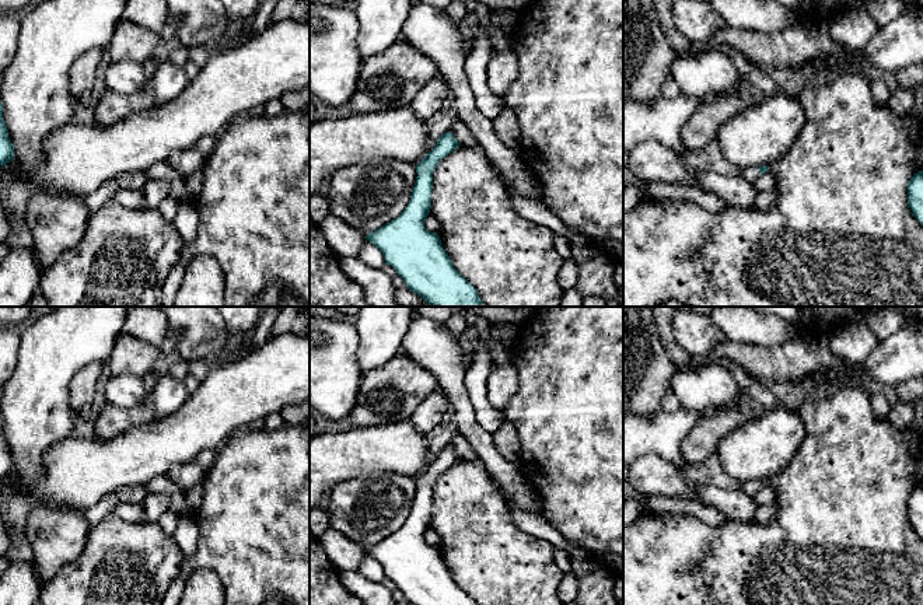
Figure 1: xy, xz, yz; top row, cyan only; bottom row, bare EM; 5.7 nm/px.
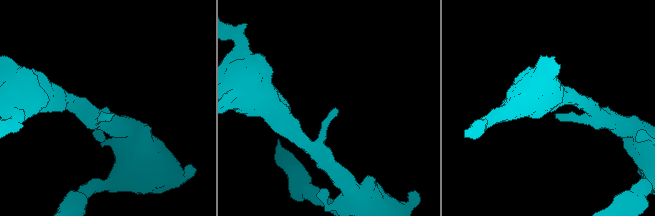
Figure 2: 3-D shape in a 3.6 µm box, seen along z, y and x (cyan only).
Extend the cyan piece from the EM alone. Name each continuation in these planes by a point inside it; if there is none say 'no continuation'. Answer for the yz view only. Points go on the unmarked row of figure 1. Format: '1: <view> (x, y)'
1: yz (751, 488)

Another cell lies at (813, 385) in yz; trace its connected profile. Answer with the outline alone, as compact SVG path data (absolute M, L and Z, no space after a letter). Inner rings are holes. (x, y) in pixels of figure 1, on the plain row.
M836 371L822 375L811 375L796 382L808 396L824 395L840 387L846 387L845 377Z

